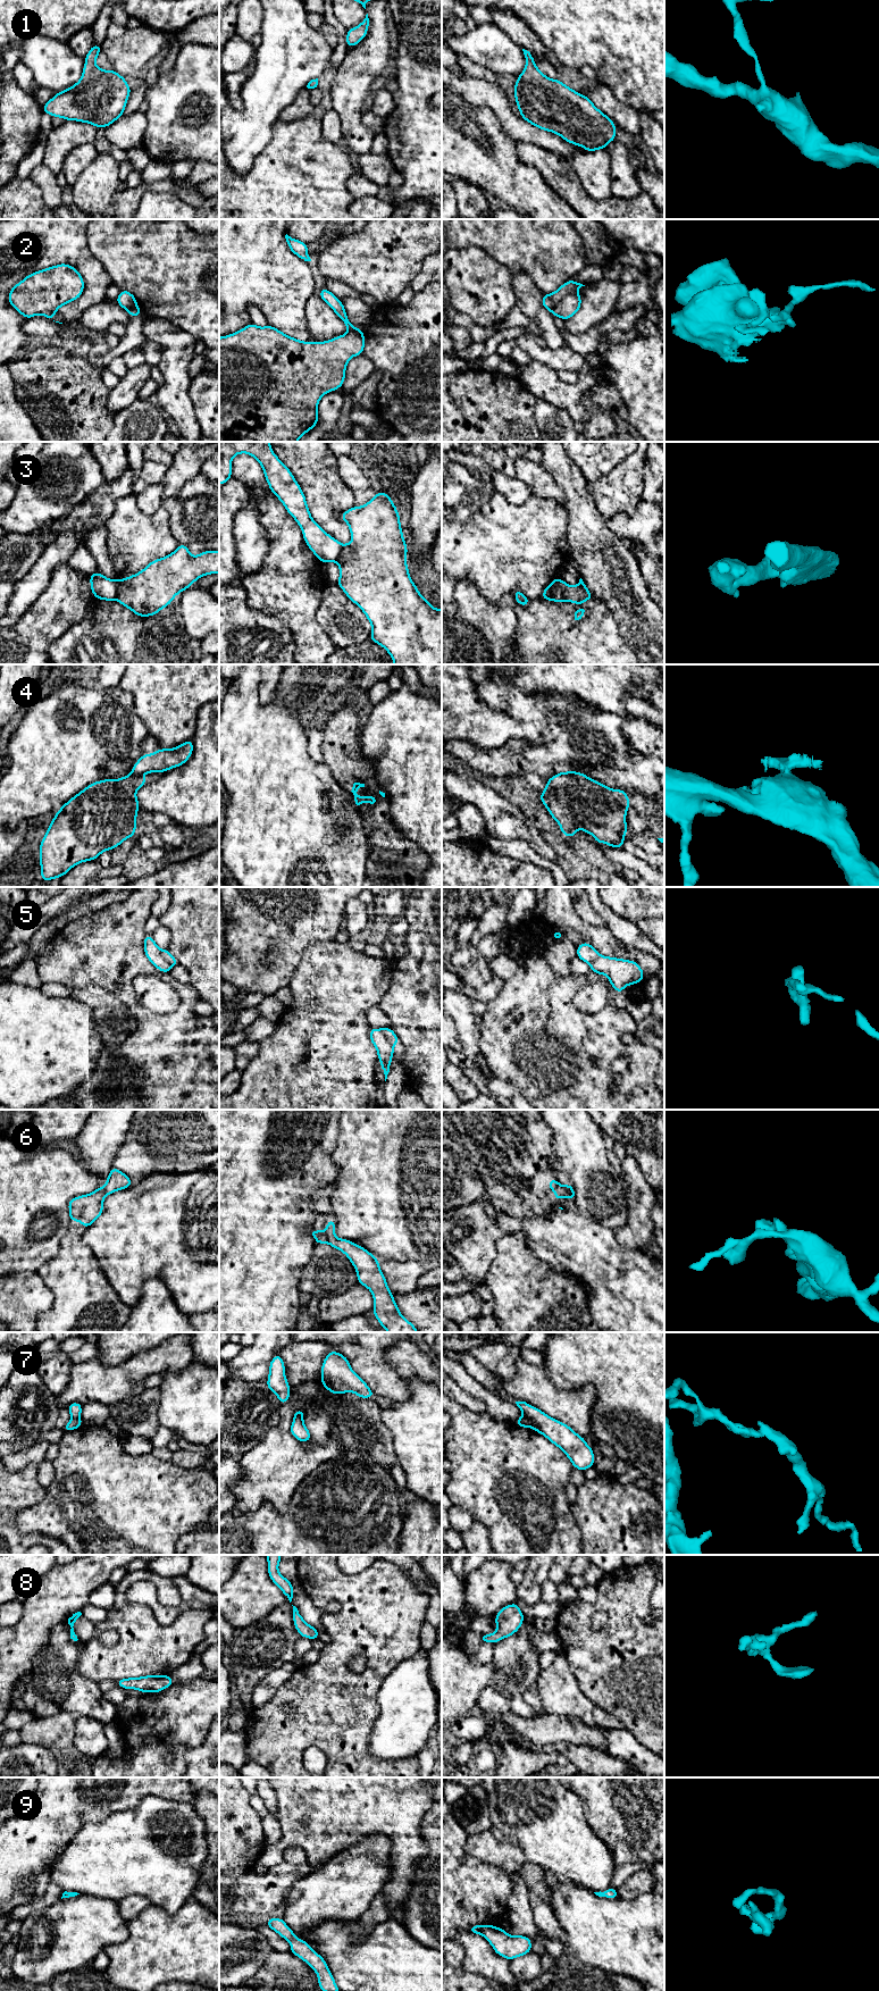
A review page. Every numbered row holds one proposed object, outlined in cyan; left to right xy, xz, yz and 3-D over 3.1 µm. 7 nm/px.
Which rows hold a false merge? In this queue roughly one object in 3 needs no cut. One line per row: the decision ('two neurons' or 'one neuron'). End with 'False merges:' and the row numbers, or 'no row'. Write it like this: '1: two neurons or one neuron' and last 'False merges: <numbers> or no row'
1: one neuron
2: two neurons
3: two neurons
4: two neurons
5: two neurons
6: two neurons
7: two neurons
8: one neuron
9: one neuron
False merges: 2, 3, 4, 5, 6, 7

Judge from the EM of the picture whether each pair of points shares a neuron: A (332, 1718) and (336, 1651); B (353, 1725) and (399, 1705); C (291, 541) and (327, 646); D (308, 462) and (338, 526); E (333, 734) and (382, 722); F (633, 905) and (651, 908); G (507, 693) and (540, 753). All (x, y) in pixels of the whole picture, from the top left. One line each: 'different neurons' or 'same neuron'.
A: same neuron
B: different neurons
C: same neuron
D: same neuron
E: different neurons
F: same neuron
G: same neuron

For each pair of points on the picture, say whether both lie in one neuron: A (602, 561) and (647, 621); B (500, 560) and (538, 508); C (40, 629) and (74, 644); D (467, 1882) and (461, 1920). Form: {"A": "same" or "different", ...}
{"A": "same", "B": "same", "C": "different", "D": "same"}

